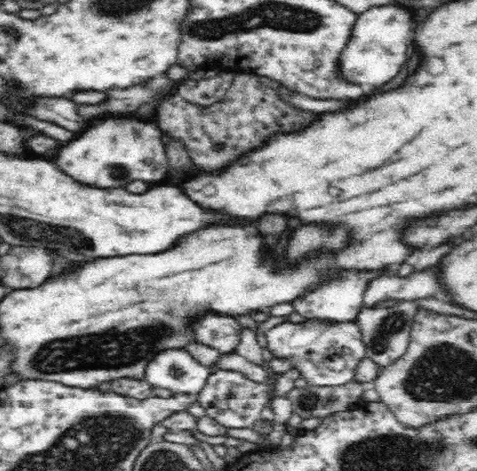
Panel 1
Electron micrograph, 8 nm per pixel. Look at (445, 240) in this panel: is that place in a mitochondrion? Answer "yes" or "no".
no

